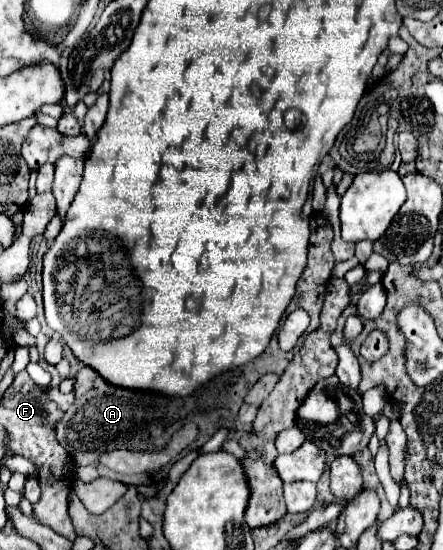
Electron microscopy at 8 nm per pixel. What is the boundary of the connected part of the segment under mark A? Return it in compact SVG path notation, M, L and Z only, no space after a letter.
M274 335L268 349L260 357L244 363L242 367L236 367L236 371L230 369L230 371L216 375L214 379L200 385L194 393L186 397L172 397L172 395L164 395L158 391L124 389L124 387L108 383L92 367L82 367L76 375L76 387L74 387L76 399L70 405L70 409L64 413L64 419L56 425L60 445L66 451L70 451L72 459L78 465L94 465L100 477L124 481L130 485L148 483L148 481L142 481L142 475L126 477L126 475L118 475L116 471L110 471L108 467L100 463L100 455L114 451L114 449L134 449L134 451L162 449L164 443L170 439L170 435L178 431L186 421L194 421L198 425L196 445L198 447L204 445L218 429L216 421L220 417L236 419L236 411L240 409L242 399L248 393L248 389L266 373L282 375L294 353L296 349L292 349L290 353L284 353L278 347L278 337Z

